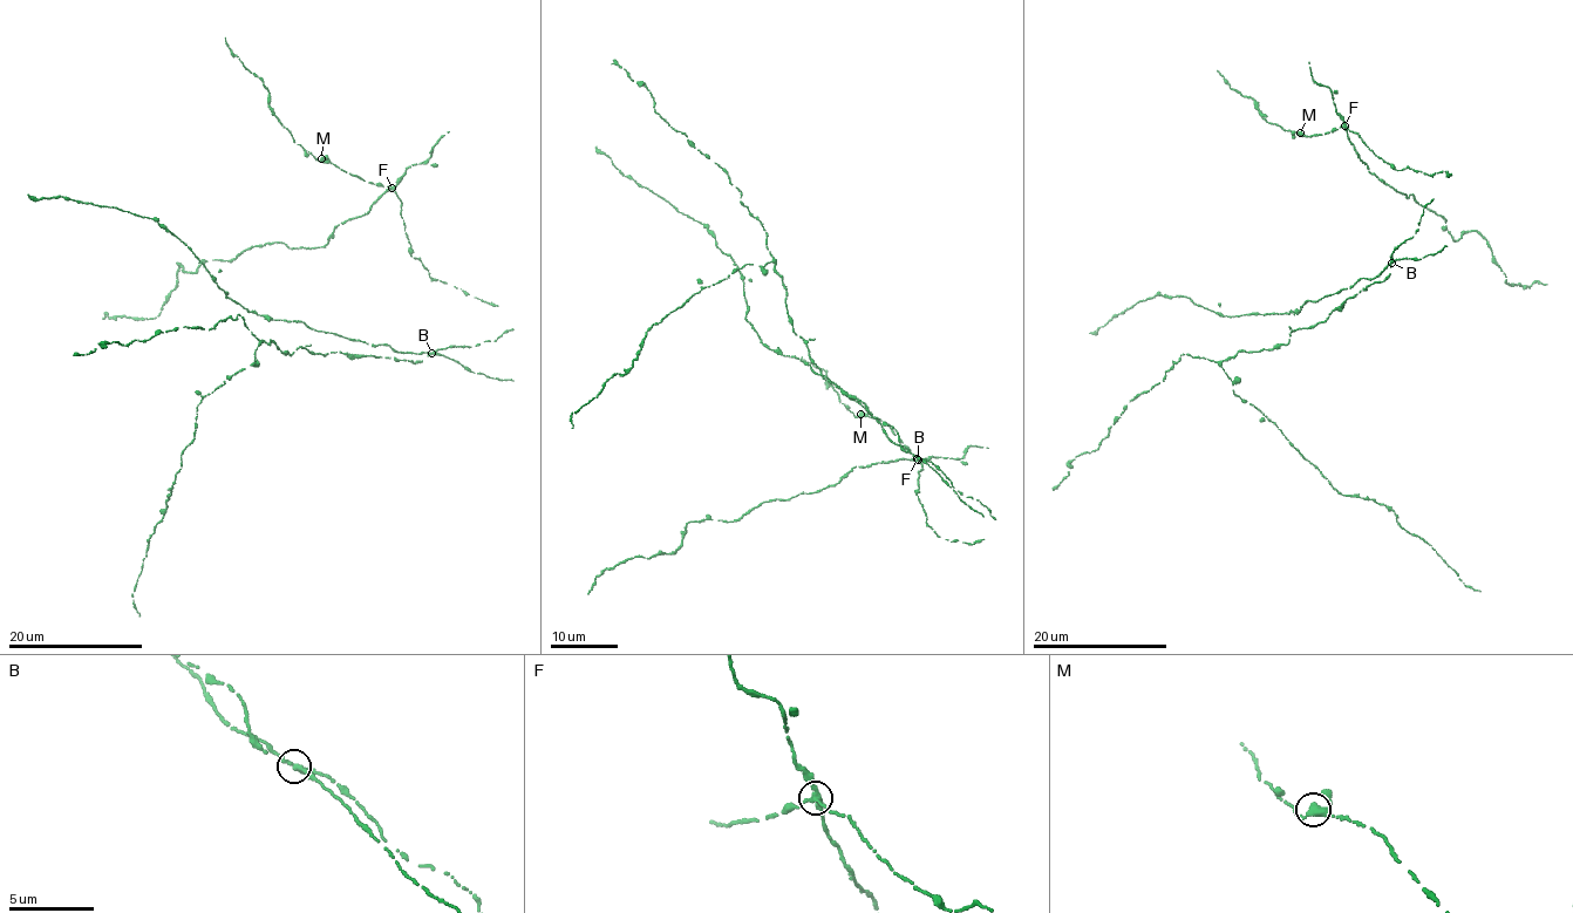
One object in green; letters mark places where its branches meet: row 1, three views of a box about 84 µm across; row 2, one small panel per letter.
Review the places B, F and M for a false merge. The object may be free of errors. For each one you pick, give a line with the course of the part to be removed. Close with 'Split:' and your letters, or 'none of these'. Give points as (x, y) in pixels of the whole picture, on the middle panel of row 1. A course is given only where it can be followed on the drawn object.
F: foreign part runs (917, 458), (856, 465), (835, 484), (761, 503), (733, 522), (688, 520), (673, 552), (605, 567), (588, 593)
Split: F

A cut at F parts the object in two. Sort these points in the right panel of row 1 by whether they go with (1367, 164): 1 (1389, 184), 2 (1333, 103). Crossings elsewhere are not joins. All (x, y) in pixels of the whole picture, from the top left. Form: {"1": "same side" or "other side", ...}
{"1": "same side", "2": "same side"}

